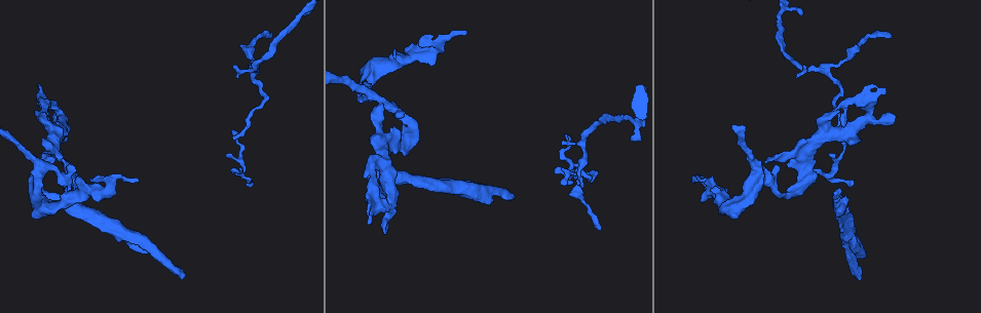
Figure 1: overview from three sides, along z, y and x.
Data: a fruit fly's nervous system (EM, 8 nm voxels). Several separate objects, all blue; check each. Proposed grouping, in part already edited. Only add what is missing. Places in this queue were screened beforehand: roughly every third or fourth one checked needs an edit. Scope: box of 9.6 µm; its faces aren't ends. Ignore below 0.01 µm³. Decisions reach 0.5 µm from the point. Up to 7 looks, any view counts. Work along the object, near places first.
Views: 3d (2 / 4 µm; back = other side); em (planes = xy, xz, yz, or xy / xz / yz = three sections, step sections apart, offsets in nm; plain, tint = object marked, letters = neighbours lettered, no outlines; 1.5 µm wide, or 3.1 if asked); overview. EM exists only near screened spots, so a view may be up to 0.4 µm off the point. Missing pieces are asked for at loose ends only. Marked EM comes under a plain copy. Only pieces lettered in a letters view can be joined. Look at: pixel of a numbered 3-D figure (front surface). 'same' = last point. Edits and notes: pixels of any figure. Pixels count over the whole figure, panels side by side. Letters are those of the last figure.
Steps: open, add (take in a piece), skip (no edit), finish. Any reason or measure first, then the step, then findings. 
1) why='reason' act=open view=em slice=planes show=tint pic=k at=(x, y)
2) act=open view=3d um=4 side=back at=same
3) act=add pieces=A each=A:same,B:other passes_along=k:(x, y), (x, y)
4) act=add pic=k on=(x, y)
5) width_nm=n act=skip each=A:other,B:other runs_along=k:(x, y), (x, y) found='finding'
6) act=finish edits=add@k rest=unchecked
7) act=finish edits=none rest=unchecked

why='tapers out' act=open view=3d um=2 pic=1 at=(270, 33)

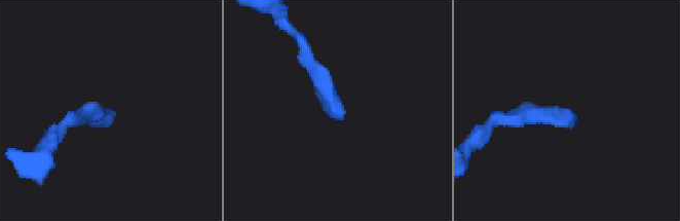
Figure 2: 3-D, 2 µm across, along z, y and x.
why='now the EM' act=open view=em slice=planes show=letters pic=2 at=(107, 112)

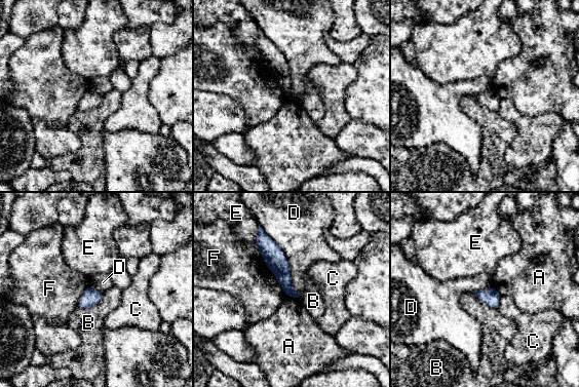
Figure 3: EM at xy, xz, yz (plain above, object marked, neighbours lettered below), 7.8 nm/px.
act=skip each=A:other,B:other,C:other,D:other,E:other,F:other runs_along=3:(260, 238), (295, 295) found='no lettered piece goes on from it'

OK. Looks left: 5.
act=open view=em slice=yz step=8 show=letters pic=1 at=(246, 184)

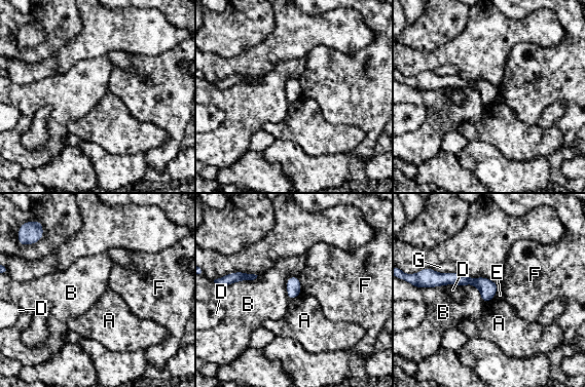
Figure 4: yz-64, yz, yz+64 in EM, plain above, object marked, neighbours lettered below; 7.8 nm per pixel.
act=skip each=A:other,B:other,D:other,E:other,F:other,G:other runs_along=4:(432, 281), (471, 280), (495, 287) found='no lettered piece goes on from it'

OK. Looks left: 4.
why='an open end' act=open view=3d um=2 pic=1 at=(844, 123)

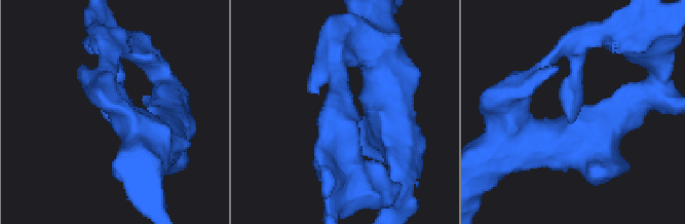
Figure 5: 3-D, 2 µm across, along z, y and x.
act=open view=em slice=yz step=4 show=letters pic=5 at=(570, 123)

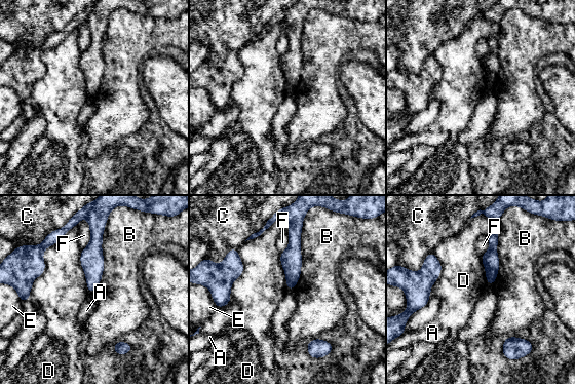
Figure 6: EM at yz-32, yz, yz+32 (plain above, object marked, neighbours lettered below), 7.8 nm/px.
act=open view=em slice=planes show=letters at=same

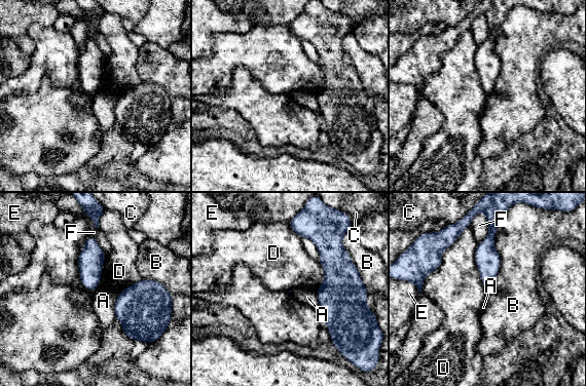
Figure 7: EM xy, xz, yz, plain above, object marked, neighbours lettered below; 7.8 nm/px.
act=skip each=A:other,B:other,C:other,D:other,E:other,F:other border=7:(469, 225), (419, 293) found='no lettered piece goes on from it'

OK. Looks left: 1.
act=finish edits=none rest=unchecked

